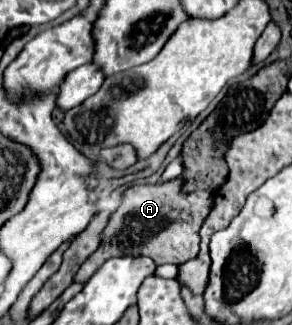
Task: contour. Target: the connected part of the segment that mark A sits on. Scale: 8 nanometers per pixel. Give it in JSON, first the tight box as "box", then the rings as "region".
{"box":[75,178,209,282],"region":[[[183,178],[159,184],[131,186],[123,204],[111,214],[101,246],[81,264],[75,282],[87,282],[95,270],[113,256],[149,256],[157,264],[183,264],[199,252],[199,228],[209,214],[209,198],[203,194],[181,194]]]}

